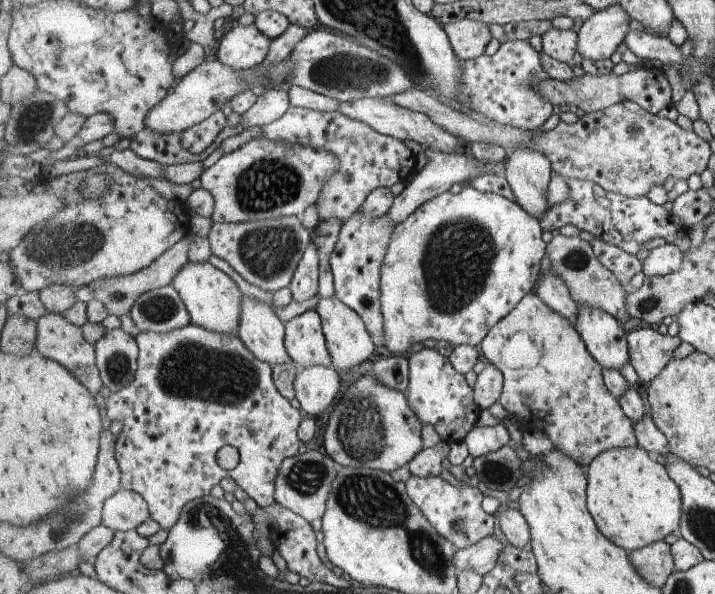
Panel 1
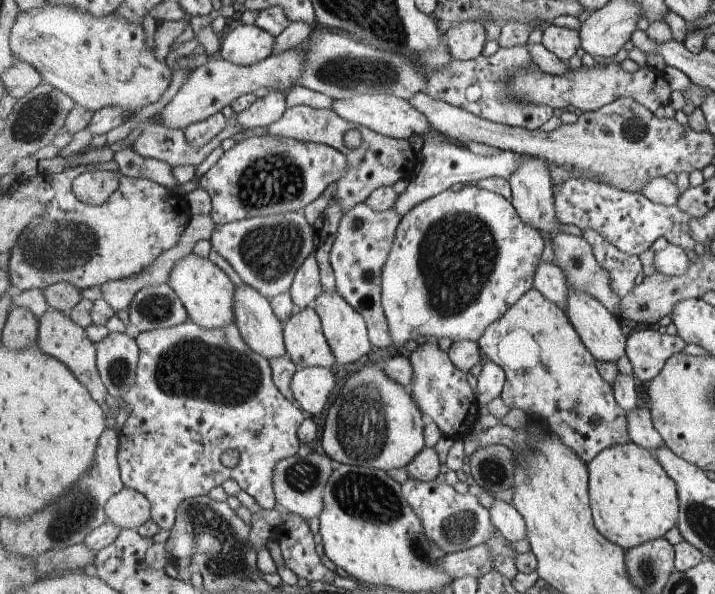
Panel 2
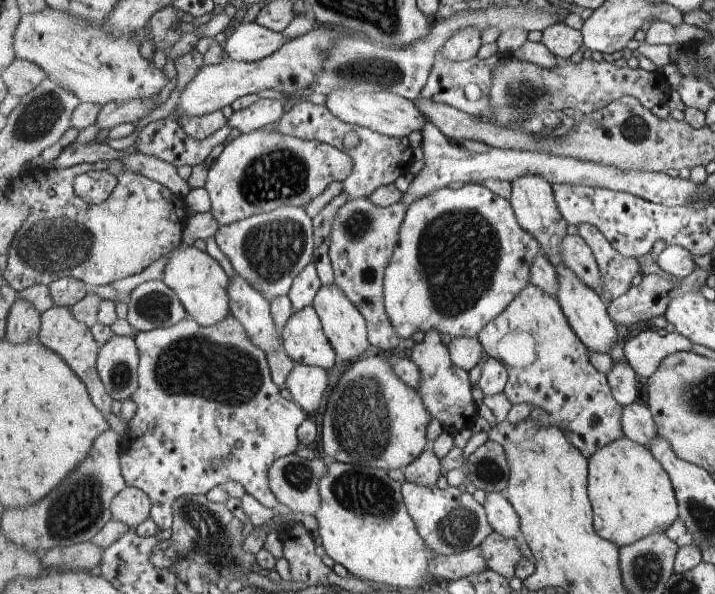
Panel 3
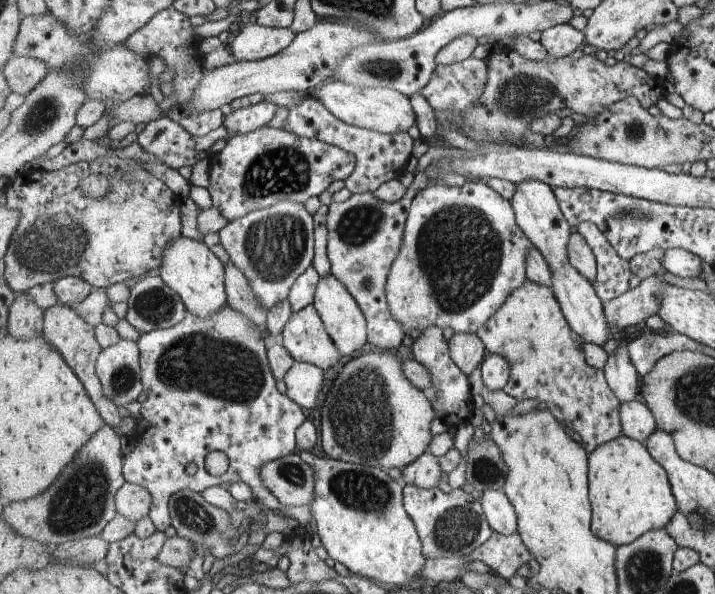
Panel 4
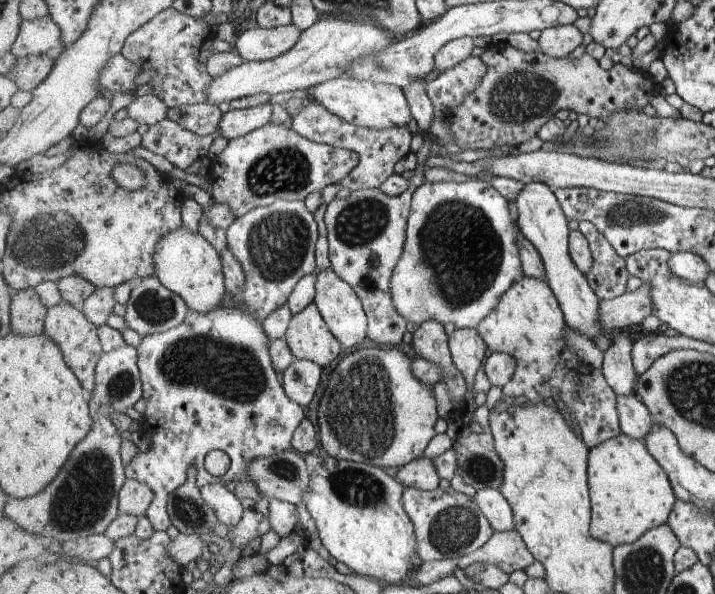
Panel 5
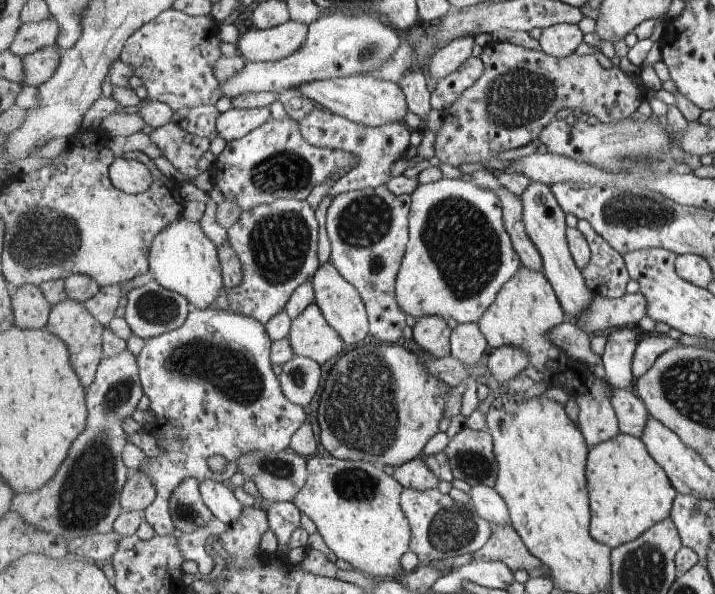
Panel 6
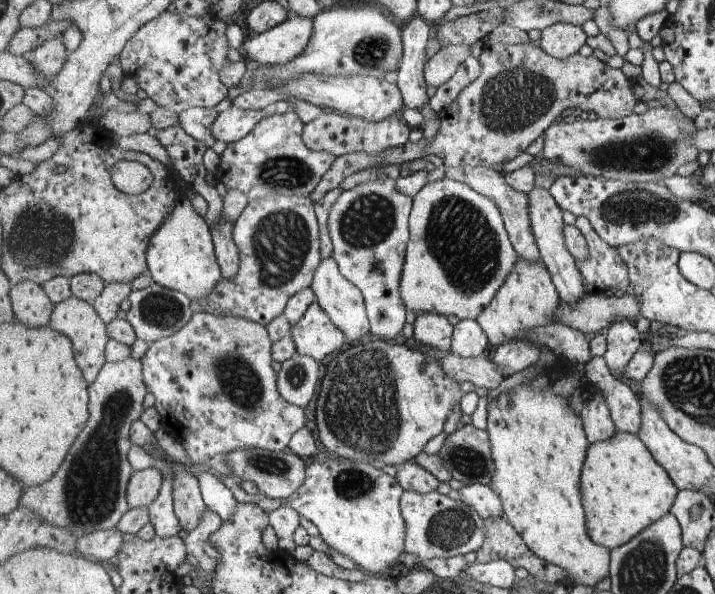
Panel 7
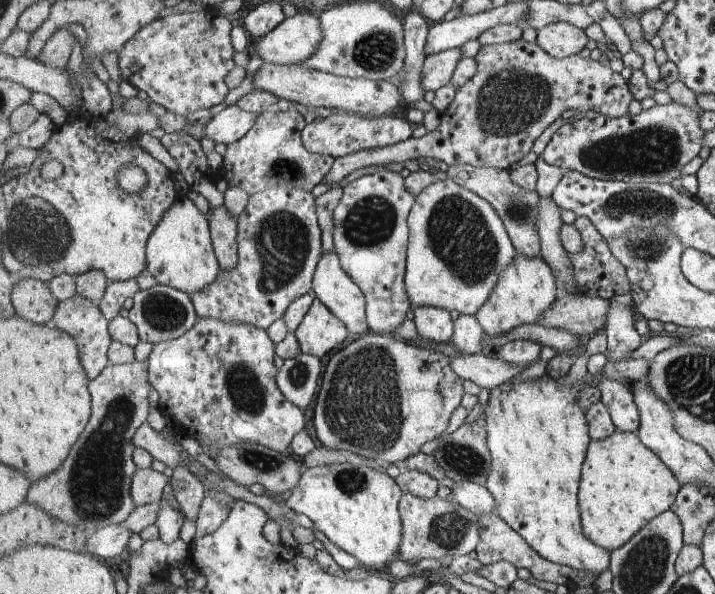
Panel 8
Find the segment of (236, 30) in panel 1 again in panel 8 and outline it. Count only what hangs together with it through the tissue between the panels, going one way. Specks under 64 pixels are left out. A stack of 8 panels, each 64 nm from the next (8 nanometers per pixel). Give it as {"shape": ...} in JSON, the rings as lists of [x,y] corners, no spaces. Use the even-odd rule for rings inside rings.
{"shape":[[[298,10],[296,15],[286,18],[285,22],[278,26],[271,34],[260,40],[250,41],[248,52],[256,52],[267,63],[277,65],[301,65],[307,62],[319,48],[323,40],[323,28],[321,28],[320,16],[315,16],[309,11]]]}

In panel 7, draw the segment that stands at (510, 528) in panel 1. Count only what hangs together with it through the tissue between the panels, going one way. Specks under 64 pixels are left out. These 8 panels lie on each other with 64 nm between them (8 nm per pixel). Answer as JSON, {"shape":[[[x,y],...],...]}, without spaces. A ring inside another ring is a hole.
{"shape":[[[484,484],[464,485],[458,490],[461,494],[463,504],[469,504],[485,519],[495,518],[495,516],[504,517],[503,503],[493,488]]]}

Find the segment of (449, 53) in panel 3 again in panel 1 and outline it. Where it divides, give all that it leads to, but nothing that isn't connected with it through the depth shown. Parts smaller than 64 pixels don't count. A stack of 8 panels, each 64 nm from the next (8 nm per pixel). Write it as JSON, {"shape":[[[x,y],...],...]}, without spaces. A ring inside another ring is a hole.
{"shape":[[[464,19],[444,27],[450,37],[455,53],[463,62],[477,59],[483,55],[491,42],[491,28],[482,21]]]}

